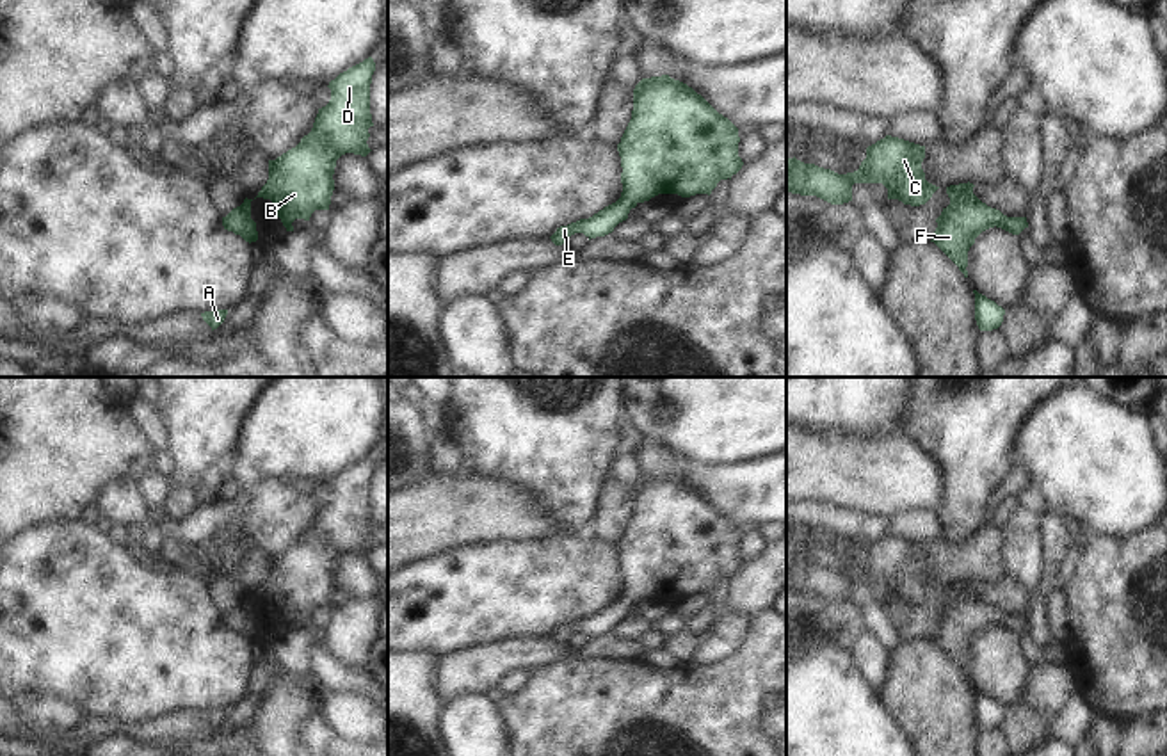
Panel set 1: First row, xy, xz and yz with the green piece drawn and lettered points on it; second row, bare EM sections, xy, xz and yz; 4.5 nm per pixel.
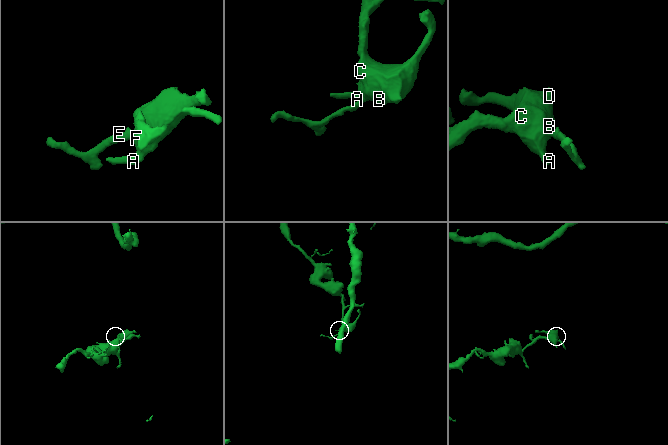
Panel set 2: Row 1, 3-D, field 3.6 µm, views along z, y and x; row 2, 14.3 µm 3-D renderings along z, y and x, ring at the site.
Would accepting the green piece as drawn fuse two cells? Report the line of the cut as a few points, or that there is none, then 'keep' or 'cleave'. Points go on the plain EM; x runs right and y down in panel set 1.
cut none; keep

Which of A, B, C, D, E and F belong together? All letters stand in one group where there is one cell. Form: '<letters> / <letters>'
A B C D E F

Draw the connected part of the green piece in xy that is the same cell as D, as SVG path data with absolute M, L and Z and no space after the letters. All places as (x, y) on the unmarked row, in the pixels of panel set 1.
M372 455L329 480L331 498L318 507L313 527L301 541L269 559L269 578L256 596L270 598L286 630L295 617L310 619L315 608L329 608L334 589L336 559L345 551L366 555L374 525L370 482L375 470Z

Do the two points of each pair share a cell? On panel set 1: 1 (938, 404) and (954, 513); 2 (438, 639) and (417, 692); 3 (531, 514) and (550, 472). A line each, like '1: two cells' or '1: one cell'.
1: one cell
2: two cells
3: two cells

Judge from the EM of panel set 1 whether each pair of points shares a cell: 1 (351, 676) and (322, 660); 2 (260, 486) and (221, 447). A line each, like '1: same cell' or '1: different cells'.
1: same cell
2: different cells

